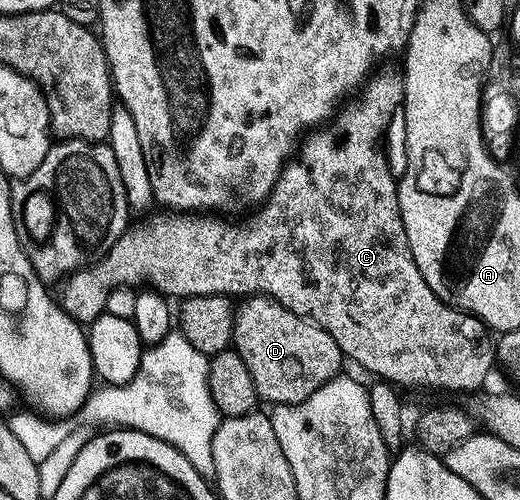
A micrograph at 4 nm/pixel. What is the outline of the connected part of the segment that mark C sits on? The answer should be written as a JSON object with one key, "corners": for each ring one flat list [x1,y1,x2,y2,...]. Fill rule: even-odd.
{"corners":[[391,68,385,69,384,72,378,72,376,71,362,85,361,91,354,97,356,100,352,104,344,103,330,122,306,133,297,158,288,163,279,176,279,181,273,186,270,196,263,201,258,210,252,211,246,217,248,220,244,224,230,224,227,221,230,219,220,218,215,214,172,214,170,211,163,210,160,211,160,216,148,215,143,218,148,218,148,220,141,221,137,226,128,227,127,231,121,234,121,238,117,238,117,242,113,242,111,249,96,264,89,264,86,268,73,272,66,280,62,281,63,293,57,296,57,300,63,312,79,324,90,326,108,311,107,303,110,302,115,288,133,288,132,290,135,290,140,286,150,286,166,298,173,298,173,296,179,296,178,298,188,296,230,296,232,298,267,296,270,300,276,300,281,306,293,310,293,314,306,316,317,326,321,326,321,330,325,330,333,338,333,342,337,342,337,346,350,363,352,360,353,363,360,364,365,371,372,372,375,375,373,377,380,381,386,381,403,390,404,388,436,388,439,392,477,391,486,382,491,367,496,367,497,364,497,357,493,351,493,336,482,320,478,320,469,312,462,312,459,308,450,308,441,298,437,298,437,294,433,294,433,290,429,290,429,282,425,282,425,278,421,278,421,270,417,270,417,262,413,262,413,254,409,250,409,238,405,238,405,226,401,222,397,176,396,173,391,173,391,168,387,165,387,156,383,153,383,135,386,134,391,119,394,116,396,119,397,113,403,106,403,74,402,71,395,69,394,72]]}

